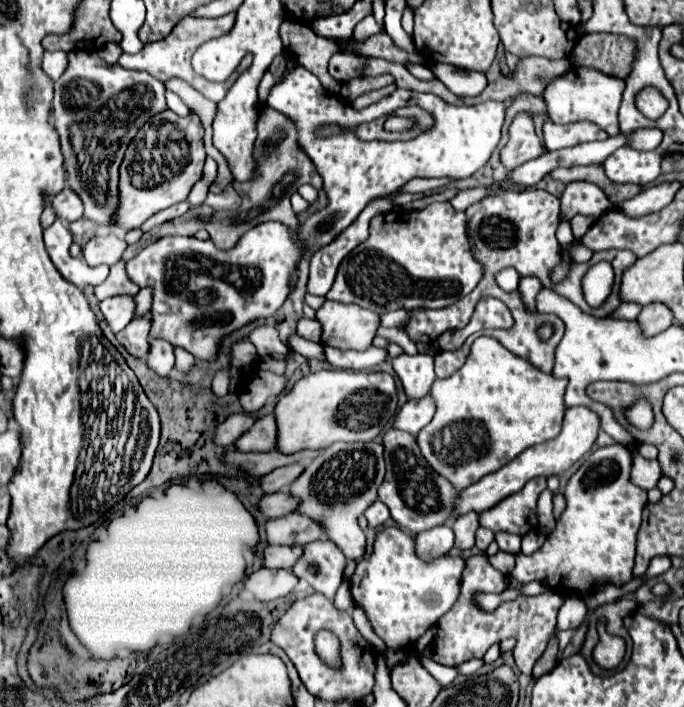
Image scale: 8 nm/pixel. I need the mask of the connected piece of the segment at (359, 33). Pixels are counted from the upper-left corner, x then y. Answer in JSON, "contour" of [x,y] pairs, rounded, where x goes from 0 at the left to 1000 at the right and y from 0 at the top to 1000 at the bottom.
{"contour":[[[532,24],[532,27],[518,38],[518,52],[526,58],[526,55],[535,55],[535,52],[541,52],[541,50],[556,47],[557,44],[558,38],[550,33],[547,24]]]}

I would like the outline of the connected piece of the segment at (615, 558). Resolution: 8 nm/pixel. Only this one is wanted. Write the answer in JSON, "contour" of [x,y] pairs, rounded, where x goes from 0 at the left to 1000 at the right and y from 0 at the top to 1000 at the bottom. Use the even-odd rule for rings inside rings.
{"contour":[[[898,627],[892,632],[871,635],[851,661],[833,675],[830,689],[825,694],[827,703],[827,720],[822,731],[813,740],[813,748],[801,757],[795,774],[778,785],[754,785],[754,802],[749,808],[749,816],[757,825],[775,825],[789,822],[801,827],[807,836],[819,839],[822,844],[830,842],[857,842],[874,822],[892,819],[898,827],[918,825],[924,819],[924,802],[930,788],[930,757],[939,737],[939,717],[944,711],[944,694],[930,689],[921,680],[921,663],[924,663],[924,638],[915,629]]]}

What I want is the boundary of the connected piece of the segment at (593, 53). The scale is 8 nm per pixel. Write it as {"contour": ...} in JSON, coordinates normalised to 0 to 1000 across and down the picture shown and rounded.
{"contour":[[[895,47],[851,50],[833,78],[839,92],[868,95],[886,106],[915,112],[930,81],[930,58]]]}

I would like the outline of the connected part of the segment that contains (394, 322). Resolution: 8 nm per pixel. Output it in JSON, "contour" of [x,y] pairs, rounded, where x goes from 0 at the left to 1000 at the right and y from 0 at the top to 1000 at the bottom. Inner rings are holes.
{"contour":[[[591,440],[561,443],[561,446],[556,448],[556,454],[558,454],[558,460],[561,460],[561,463],[585,463],[594,451],[596,451],[596,443],[591,443]]]}

